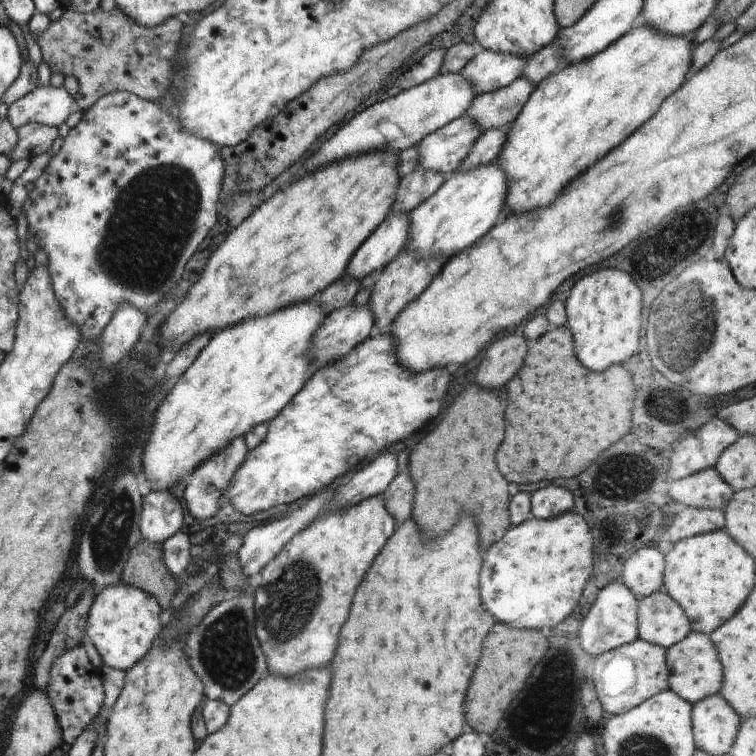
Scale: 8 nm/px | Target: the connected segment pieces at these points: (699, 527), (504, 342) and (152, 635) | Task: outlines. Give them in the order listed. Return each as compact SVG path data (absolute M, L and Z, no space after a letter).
M687 507L676 514L670 527L664 530L669 542L676 543L700 533L724 529L725 515L722 509Z
M506 334L502 338L498 338L494 344L490 344L488 350L484 352L484 360L478 364L475 384L486 389L504 386L518 372L518 368L522 366L524 358L527 356L529 348L526 346L526 341L527 339L522 334Z
M120 581L106 586L93 599L87 615L86 640L96 648L104 666L124 672L138 663L156 642L162 628L158 602L144 590Z

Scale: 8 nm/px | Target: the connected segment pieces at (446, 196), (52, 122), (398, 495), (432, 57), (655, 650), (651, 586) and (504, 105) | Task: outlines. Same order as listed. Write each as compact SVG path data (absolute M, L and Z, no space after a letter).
M498 159L488 165L479 165L470 171L456 171L452 175L445 176L445 182L438 188L438 191L409 214L411 219L409 242L413 251L419 259L438 255L442 260L462 252L464 248L468 248L470 244L477 242L478 238L487 234L497 222L504 211L506 196L507 175Z
M39 85L8 108L7 120L16 130L32 122L59 128L73 113L73 102L76 102L76 98L66 88Z
M397 474L386 491L385 506L395 519L396 525L410 518L412 514L412 498L414 498L414 482L408 474Z
M444 48L428 52L420 62L414 64L407 72L404 72L395 84L402 90L422 85L425 81L441 73L446 54L447 50Z
M638 638L632 643L610 650L592 660L588 675L593 680L596 697L606 717L625 714L648 700L648 698L669 690L668 678L670 677L670 672L666 663L666 654L666 648Z
M644 546L624 562L624 572L619 581L640 599L662 590L664 568L665 556L657 546Z
M525 77L518 78L508 87L478 95L466 115L479 125L482 132L503 128L518 119L534 90L535 86Z

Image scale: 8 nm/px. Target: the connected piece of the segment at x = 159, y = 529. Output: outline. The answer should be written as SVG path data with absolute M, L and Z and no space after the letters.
M168 489L143 491L140 514L141 537L148 543L164 543L183 526L182 506Z

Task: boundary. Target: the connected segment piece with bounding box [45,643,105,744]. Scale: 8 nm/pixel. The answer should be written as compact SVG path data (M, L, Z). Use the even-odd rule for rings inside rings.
M84 643L67 651L54 662L51 682L48 682L45 690L50 690L50 703L54 702L54 706L58 706L57 722L65 734L66 743L72 744L89 722L98 716L105 698L100 673L90 663Z

